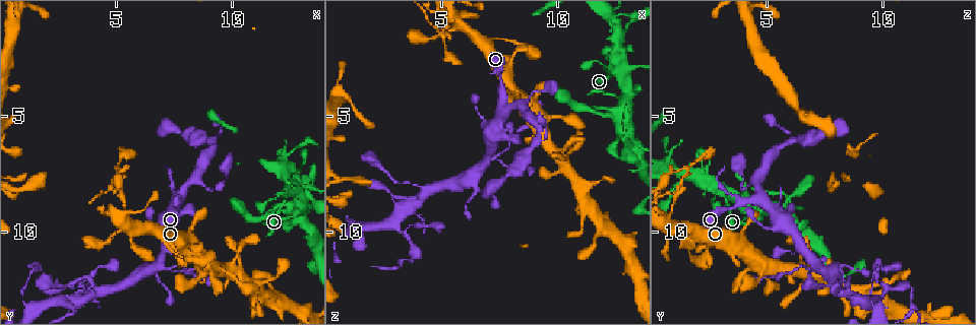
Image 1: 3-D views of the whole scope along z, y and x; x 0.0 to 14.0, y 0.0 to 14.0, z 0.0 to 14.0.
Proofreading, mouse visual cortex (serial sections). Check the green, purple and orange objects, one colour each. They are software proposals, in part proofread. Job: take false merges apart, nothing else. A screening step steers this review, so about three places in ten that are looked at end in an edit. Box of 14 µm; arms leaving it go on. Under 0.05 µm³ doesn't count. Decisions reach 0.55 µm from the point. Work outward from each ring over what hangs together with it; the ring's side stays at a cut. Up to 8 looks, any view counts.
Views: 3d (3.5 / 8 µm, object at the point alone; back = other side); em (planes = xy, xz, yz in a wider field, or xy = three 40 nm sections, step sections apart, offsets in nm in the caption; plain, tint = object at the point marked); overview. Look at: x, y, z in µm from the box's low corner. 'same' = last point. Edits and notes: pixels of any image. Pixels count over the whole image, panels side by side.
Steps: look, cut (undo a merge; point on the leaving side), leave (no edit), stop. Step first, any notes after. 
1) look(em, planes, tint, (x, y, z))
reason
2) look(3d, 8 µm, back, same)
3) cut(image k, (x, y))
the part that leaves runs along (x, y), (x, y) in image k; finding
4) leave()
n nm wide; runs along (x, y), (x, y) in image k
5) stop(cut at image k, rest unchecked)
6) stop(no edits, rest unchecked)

look(3d, 3.5 µm, (4.4, 12.6, 8.2))
four-way junction

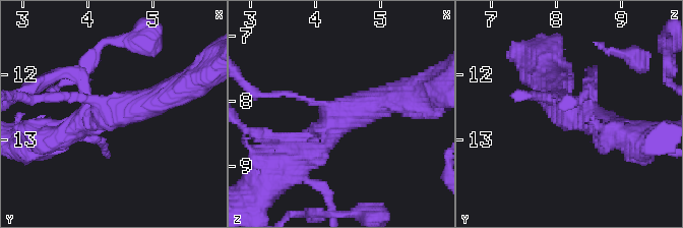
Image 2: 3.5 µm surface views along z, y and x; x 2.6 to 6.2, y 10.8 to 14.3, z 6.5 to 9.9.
look(em, xy, step 3, tint, (4.35, 12.55, 8.25))
4 arms; arms of 100, 150, 400, 450 nm; shape alone is not enough

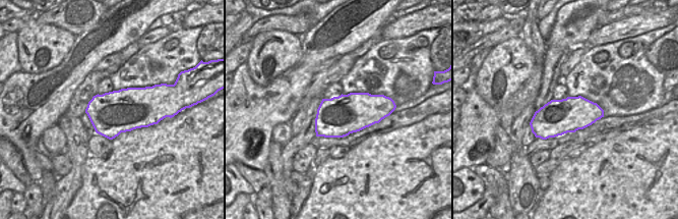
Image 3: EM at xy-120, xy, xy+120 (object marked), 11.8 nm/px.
leave()
runs along (399, 97), (347, 112), (291, 159) in image 2; continuous, no second cell

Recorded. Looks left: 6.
look(3d, 3.5 µm, (3.4, 12.6, 10.2))
side arm on a straight run

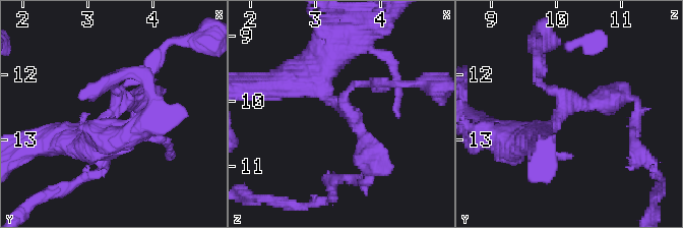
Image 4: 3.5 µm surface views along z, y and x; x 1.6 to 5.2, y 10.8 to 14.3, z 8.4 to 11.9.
leave()
arms of 150, 250, 350 nm; runs along (312, 65), (321, 92), (362, 135), (368, 167) in image 4; continuous, no second cell

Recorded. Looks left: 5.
look(3d, 3.5 µm, (12.6, 8.3, 3.2))
small branch off a trunk

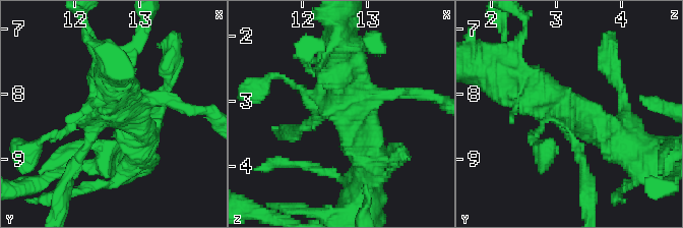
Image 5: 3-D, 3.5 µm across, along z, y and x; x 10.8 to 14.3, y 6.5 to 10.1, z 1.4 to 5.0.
look(em, planes, tint, (12.60, 8.25, 3.20))
need the tissue

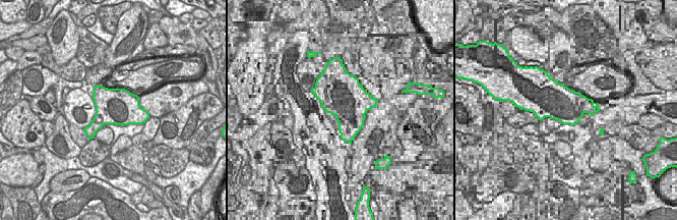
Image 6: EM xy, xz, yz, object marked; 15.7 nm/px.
leave()
600 nm wide; runs along (304, 128), (342, 112), (369, 162) in image 5; all the same cell

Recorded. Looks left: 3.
stop(no edits, rest unchecked)

